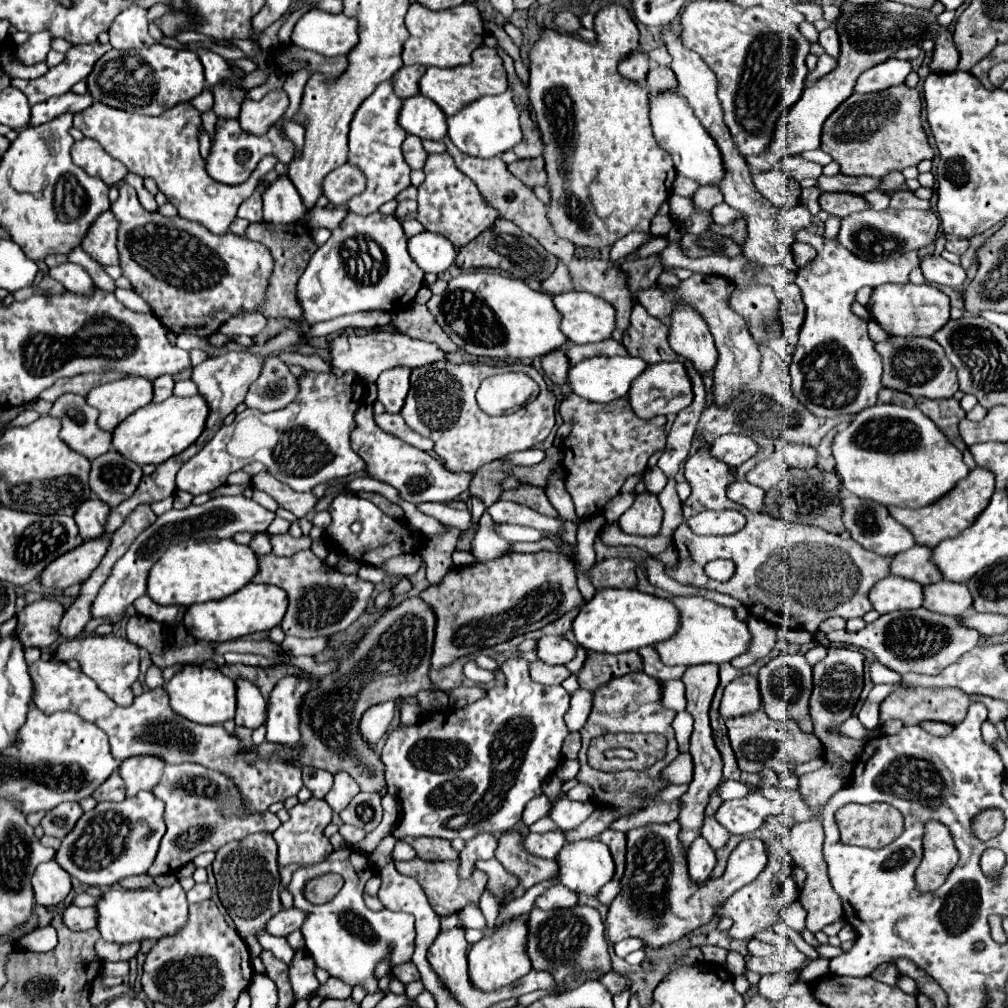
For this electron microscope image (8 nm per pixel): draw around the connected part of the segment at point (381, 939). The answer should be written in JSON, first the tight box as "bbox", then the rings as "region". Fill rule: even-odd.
{"bbox":[288,850,416,994],"region":[[[336,850],[320,864],[296,870],[288,890],[294,894],[294,906],[306,910],[308,914],[306,922],[302,924],[302,934],[306,940],[306,952],[310,952],[314,964],[350,986],[362,984],[366,994],[376,994],[380,992],[378,980],[374,976],[376,964],[386,958],[390,966],[408,962],[414,954],[416,930],[414,930],[414,920],[408,914],[390,912],[390,910],[372,912],[366,908],[362,900],[362,890],[370,876],[372,876],[372,868],[366,854],[356,850]],[[328,872],[340,874],[344,878],[342,890],[326,904],[310,904],[304,898],[306,882],[316,876],[324,876]]]}

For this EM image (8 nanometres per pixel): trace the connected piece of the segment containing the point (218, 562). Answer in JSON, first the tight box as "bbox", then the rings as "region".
{"bbox":[148,540,258,606],"region":[[[188,540],[170,546],[166,554],[152,566],[148,576],[148,594],[156,604],[192,606],[196,602],[222,600],[252,582],[258,570],[258,556],[250,546],[234,540],[196,542]]]}

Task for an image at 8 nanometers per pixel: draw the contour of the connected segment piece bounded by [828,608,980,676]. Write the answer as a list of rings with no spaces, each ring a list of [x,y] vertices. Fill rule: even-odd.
[[[916,608],[916,610],[904,610],[904,612],[890,612],[882,614],[876,622],[866,624],[866,628],[858,632],[832,632],[828,634],[830,640],[842,640],[846,644],[854,644],[860,648],[866,648],[874,652],[880,664],[888,666],[890,670],[896,670],[898,674],[928,674],[936,676],[940,674],[946,666],[958,660],[964,652],[972,650],[978,642],[978,632],[970,630],[960,624],[958,618],[952,616],[942,616],[936,612],[930,612],[926,608]]]

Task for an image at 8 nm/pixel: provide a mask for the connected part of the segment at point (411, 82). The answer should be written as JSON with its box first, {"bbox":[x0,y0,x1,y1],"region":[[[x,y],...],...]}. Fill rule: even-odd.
{"bbox":[394,66,426,100],"region":[[[402,66],[394,76],[394,92],[404,100],[420,94],[418,82],[424,76],[426,66]]]}

